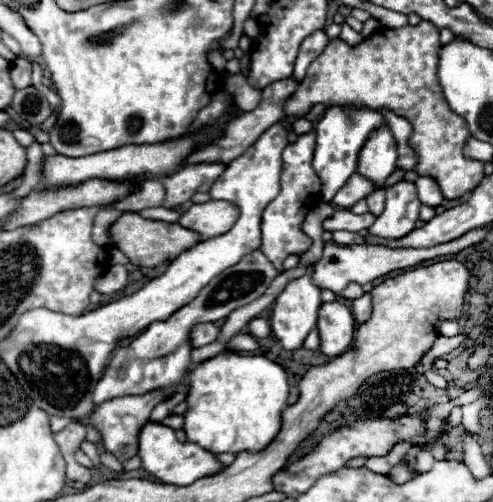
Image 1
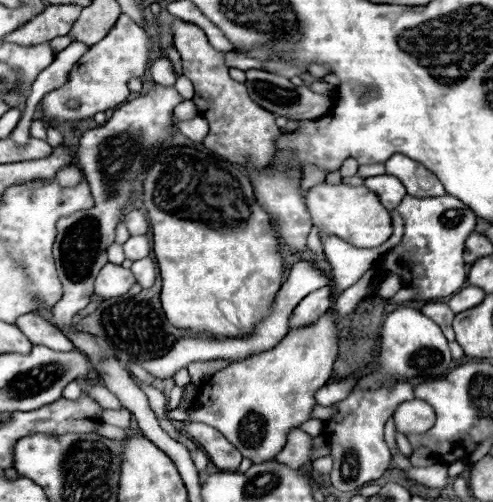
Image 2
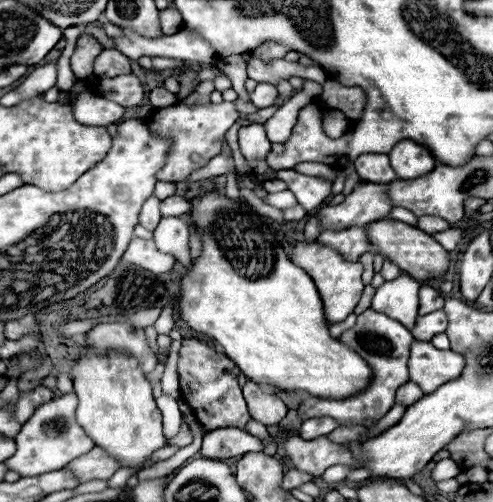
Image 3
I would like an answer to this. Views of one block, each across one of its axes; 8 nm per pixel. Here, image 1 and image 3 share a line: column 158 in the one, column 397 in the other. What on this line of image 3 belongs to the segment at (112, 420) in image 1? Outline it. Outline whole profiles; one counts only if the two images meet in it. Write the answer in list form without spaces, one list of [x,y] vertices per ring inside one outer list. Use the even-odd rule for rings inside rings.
[[[406,382],[406,384],[400,386],[400,390],[396,392],[396,402],[398,402],[398,404],[406,404],[406,406],[410,406],[410,404],[414,404],[416,400],[420,400],[422,396],[424,396],[424,392],[420,390],[418,384],[414,384],[414,382]]]

